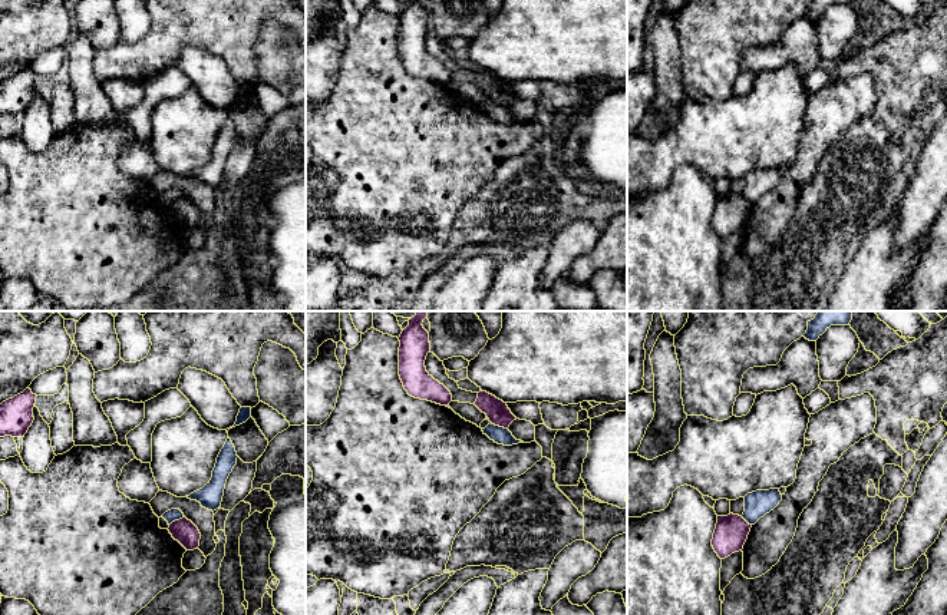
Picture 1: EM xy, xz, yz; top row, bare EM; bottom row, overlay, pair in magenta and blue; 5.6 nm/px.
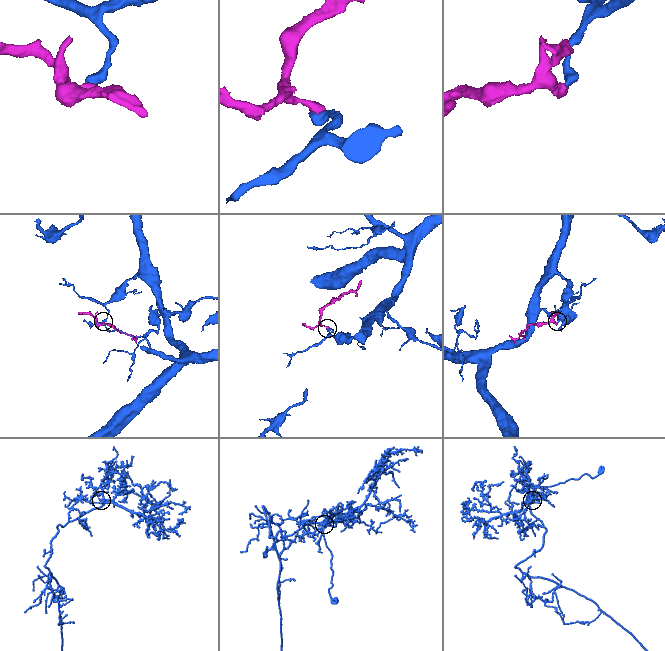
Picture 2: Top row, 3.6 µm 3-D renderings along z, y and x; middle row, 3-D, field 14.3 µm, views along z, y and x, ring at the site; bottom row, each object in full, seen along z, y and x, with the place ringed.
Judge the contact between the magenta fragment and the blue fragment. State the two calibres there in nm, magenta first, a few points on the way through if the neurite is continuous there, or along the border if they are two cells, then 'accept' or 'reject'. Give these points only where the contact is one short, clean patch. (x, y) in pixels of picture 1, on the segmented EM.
130 nm thick on the magenta side, 100 nm on the other; border along xz (491, 422), (507, 429); reject

